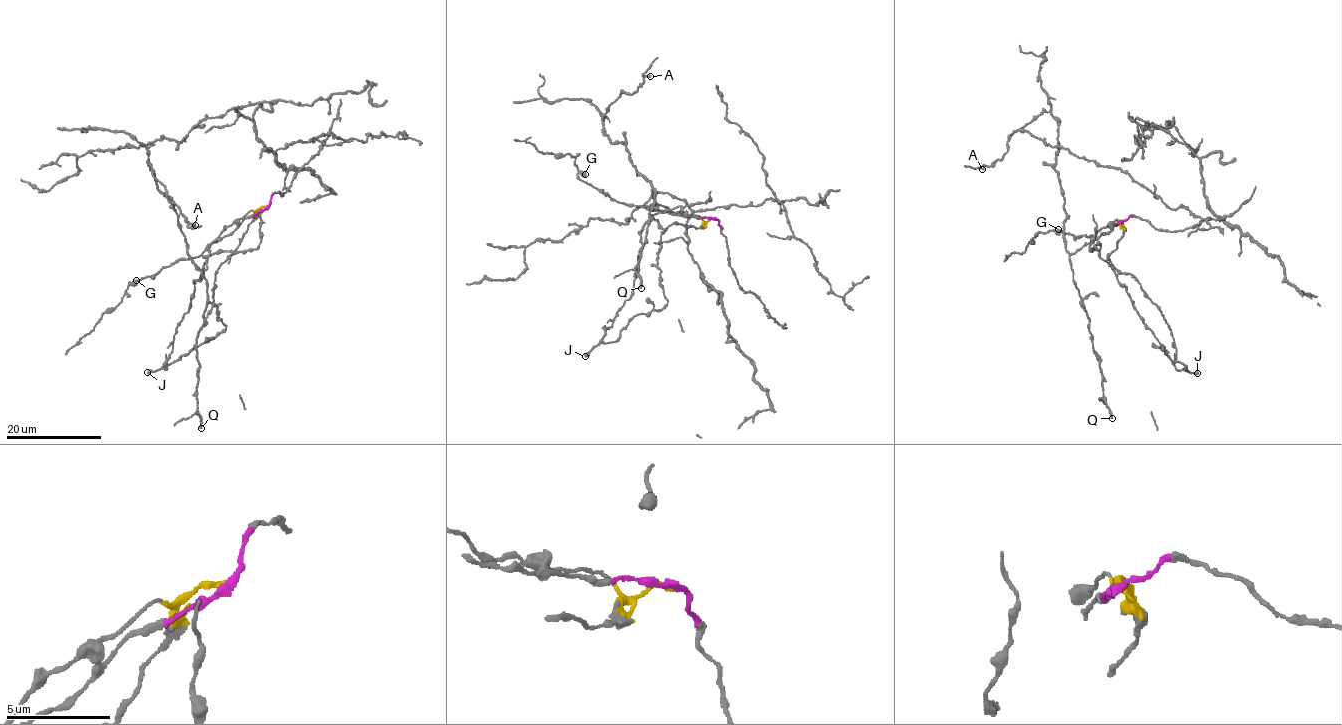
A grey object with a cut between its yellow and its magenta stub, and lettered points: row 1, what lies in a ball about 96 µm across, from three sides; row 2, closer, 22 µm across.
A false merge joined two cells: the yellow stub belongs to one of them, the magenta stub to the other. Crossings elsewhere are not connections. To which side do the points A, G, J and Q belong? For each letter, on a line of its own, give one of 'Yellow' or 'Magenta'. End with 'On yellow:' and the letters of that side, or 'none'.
A: Magenta
G: Yellow
J: Yellow
Q: Magenta
On yellow: G, J

